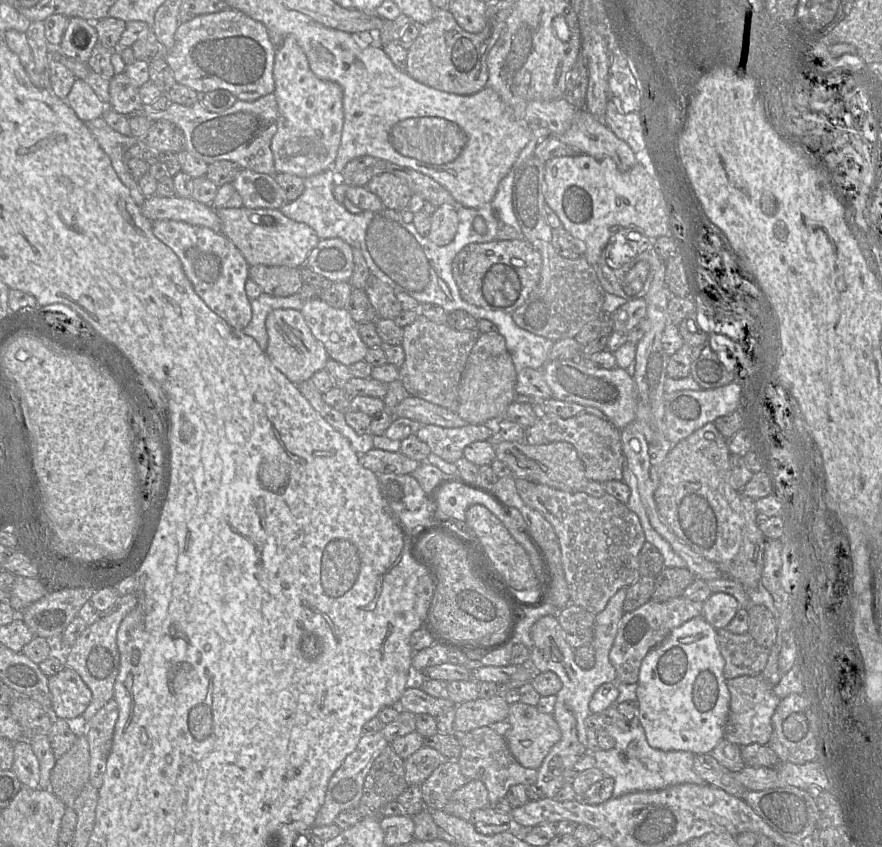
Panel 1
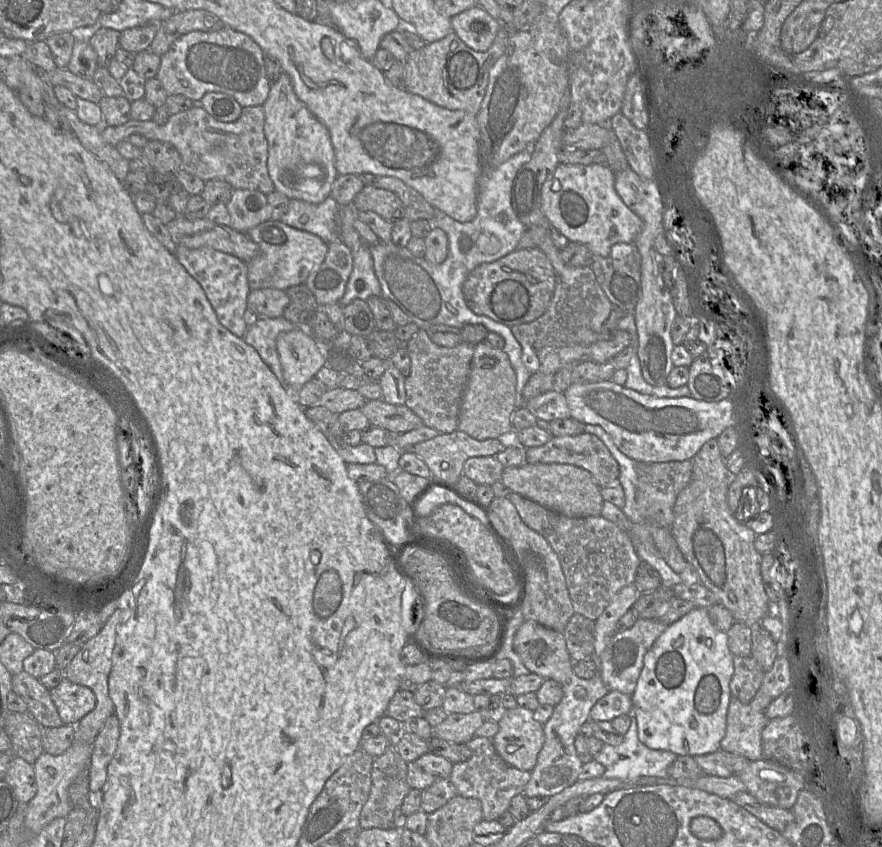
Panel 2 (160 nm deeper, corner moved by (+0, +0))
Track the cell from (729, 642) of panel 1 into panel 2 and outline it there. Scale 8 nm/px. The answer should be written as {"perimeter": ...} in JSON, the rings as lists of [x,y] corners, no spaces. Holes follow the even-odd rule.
{"perimeter":[[[734,656],[733,663],[731,696],[744,704],[749,704],[760,688],[765,672],[752,656]]]}

